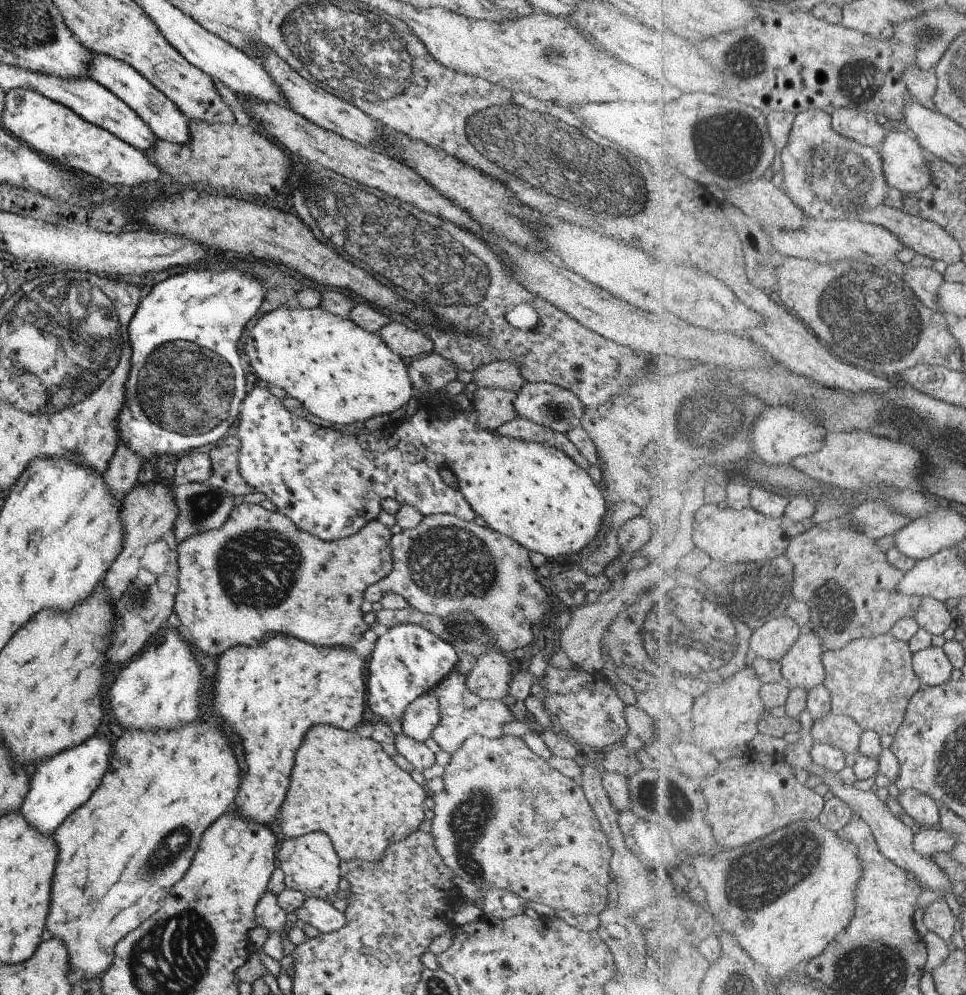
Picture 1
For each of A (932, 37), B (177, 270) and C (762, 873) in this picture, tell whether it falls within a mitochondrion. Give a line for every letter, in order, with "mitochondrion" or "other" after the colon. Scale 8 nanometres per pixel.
A: mitochondrion
B: other
C: mitochondrion

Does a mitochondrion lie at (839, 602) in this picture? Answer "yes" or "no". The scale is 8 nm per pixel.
yes

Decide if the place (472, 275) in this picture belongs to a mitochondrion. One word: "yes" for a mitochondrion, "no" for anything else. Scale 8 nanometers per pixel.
yes

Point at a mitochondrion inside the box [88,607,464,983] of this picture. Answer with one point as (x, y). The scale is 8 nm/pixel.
(160, 860)

